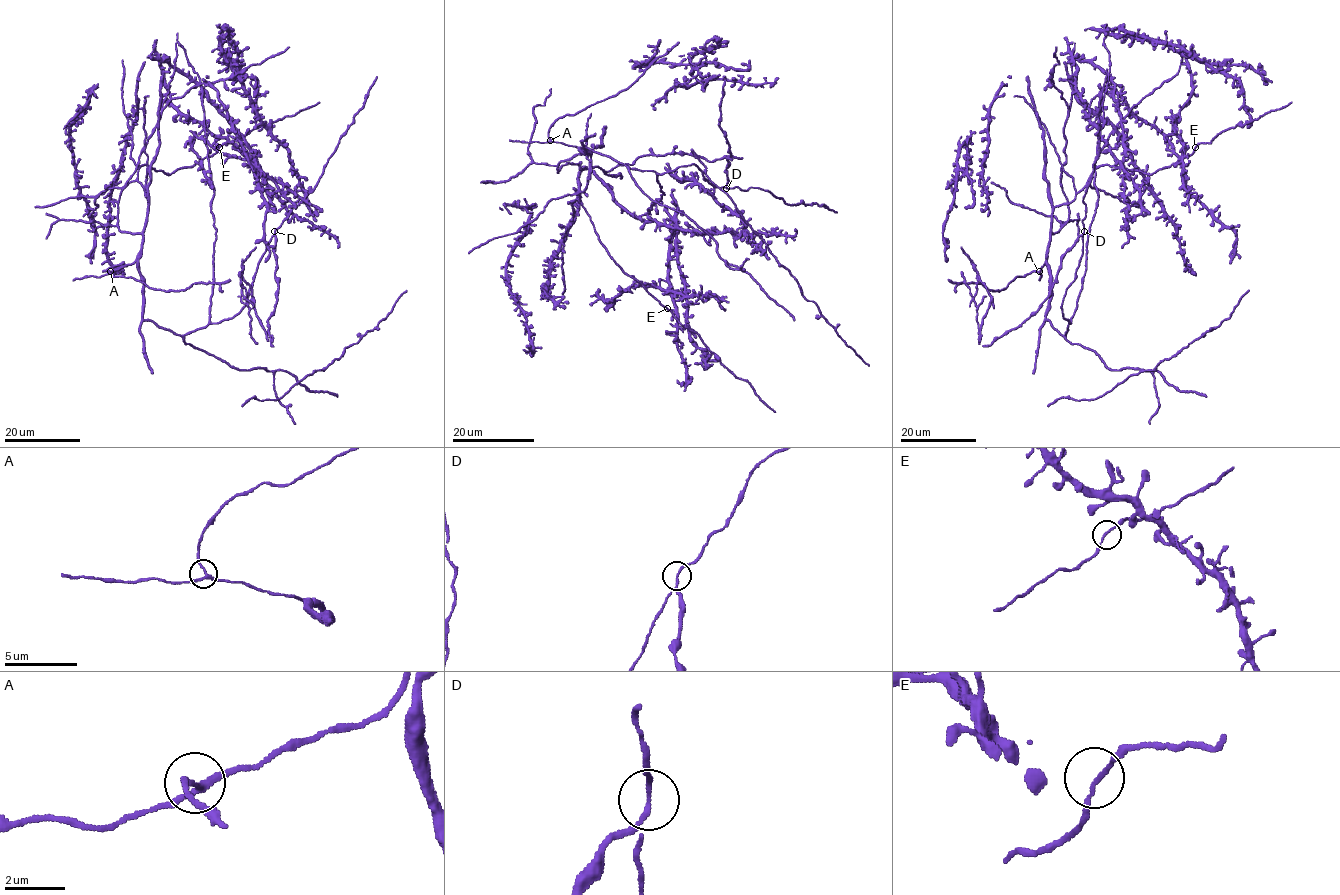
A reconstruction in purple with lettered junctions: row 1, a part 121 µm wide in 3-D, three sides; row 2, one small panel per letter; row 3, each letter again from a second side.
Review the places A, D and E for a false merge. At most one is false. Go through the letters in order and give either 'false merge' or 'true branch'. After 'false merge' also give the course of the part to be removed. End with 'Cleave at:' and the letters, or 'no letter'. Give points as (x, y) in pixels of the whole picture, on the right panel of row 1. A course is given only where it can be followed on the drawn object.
A: true branch
D: false merge; course (1083, 231), (1065, 252), (1042, 305), (989, 345), (979, 341), (990, 296), (978, 279), (973, 298), (979, 343)
E: true branch
Cleave at: D

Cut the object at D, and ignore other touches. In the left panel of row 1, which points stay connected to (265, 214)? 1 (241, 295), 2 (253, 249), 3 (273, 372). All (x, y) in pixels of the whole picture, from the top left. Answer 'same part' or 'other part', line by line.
1: other part
2: other part
3: same part

